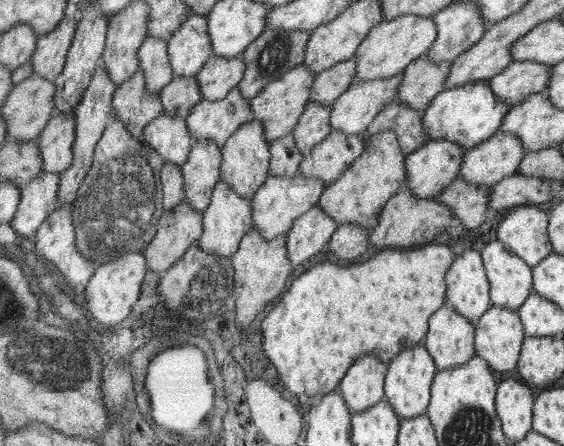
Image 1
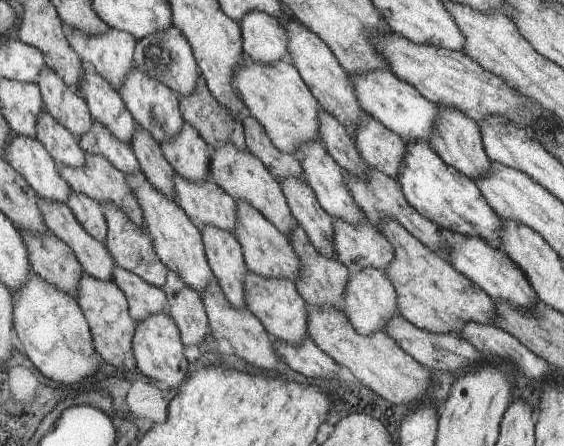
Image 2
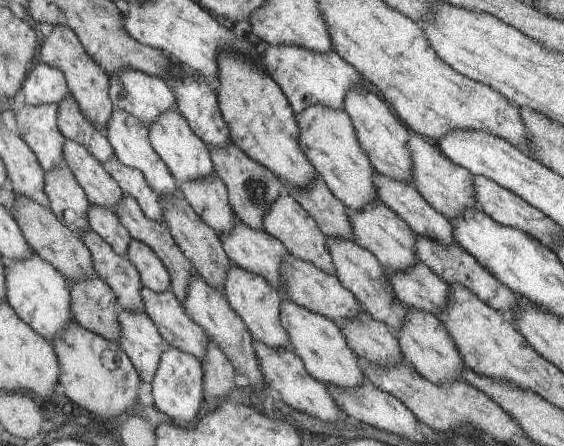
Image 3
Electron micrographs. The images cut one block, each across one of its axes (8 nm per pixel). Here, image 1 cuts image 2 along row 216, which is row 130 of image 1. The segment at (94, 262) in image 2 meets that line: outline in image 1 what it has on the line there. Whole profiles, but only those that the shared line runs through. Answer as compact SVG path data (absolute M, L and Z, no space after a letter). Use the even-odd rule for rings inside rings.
M75 111L55 112L38 137L43 171L63 173L74 162Z

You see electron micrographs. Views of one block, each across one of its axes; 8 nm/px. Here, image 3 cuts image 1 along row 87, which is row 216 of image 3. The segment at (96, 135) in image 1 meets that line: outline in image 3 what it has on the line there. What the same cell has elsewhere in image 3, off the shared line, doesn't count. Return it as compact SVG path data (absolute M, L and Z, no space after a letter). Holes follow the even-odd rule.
M92 205L89 210L89 224L90 230L110 244L119 255L127 257L127 251L132 246L133 239L118 216L106 208Z

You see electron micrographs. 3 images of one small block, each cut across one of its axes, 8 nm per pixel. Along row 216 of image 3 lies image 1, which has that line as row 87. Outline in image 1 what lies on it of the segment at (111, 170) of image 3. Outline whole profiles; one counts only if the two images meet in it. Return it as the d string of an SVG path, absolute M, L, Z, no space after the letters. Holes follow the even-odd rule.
M155 36L147 38L139 48L139 59L139 70L144 72L148 92L159 94L174 77L167 40Z

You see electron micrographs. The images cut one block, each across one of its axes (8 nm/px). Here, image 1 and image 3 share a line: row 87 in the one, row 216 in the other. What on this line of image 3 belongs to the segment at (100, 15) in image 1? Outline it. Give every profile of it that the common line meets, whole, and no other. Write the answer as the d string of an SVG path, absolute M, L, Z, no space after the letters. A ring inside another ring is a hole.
M64 163L56 169L46 172L46 194L51 202L51 212L56 216L56 219L60 220L60 223L64 223L69 227L72 226L72 232L76 236L82 236L85 231L91 229L89 224L91 202L87 199L87 194L75 178L75 175Z

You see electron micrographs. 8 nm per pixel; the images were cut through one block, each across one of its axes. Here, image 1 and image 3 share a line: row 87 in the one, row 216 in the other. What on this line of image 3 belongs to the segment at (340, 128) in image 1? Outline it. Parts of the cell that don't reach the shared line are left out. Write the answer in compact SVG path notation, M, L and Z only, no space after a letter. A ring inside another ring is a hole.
M377 198L363 210L348 212L348 221L352 224L355 242L374 254L388 272L406 271L419 262L414 232L402 218Z

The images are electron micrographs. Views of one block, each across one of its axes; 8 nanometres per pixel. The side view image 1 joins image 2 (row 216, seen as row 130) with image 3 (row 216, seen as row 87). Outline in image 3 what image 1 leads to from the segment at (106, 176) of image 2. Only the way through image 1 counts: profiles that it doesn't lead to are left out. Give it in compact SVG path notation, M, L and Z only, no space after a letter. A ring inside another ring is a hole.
M124 195L123 200L117 206L118 218L121 220L124 227L131 234L131 238L147 244L148 247L152 248L152 251L163 260L164 267L167 268L171 276L171 288L174 295L178 296L180 303L184 303L185 299L189 294L189 286L192 286L192 276L194 276L194 267L190 260L186 258L178 244L175 242L170 231L162 223L153 222L143 214L142 208L136 203L136 200L129 195Z

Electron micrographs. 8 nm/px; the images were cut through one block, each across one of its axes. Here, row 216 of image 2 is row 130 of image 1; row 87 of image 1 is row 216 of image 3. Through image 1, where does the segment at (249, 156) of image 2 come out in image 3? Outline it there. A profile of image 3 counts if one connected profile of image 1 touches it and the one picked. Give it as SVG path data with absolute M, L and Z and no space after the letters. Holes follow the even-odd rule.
M284 194L273 203L269 214L264 218L264 230L279 239L290 252L290 255L305 262L310 262L325 274L336 274L335 264L328 246L328 238L315 222L315 218L308 214L303 206L291 195Z

